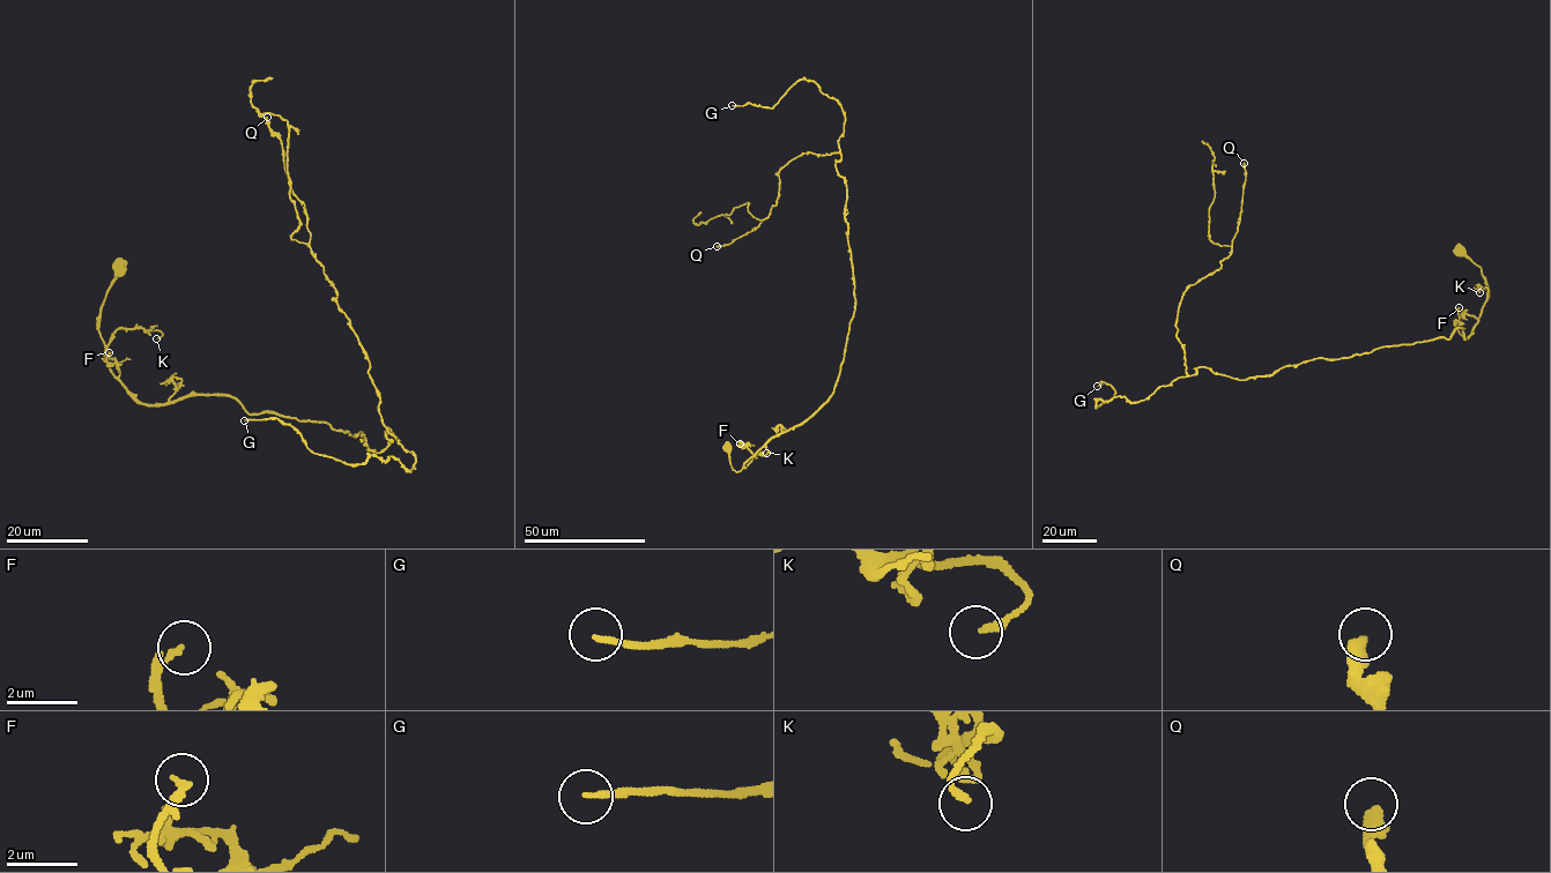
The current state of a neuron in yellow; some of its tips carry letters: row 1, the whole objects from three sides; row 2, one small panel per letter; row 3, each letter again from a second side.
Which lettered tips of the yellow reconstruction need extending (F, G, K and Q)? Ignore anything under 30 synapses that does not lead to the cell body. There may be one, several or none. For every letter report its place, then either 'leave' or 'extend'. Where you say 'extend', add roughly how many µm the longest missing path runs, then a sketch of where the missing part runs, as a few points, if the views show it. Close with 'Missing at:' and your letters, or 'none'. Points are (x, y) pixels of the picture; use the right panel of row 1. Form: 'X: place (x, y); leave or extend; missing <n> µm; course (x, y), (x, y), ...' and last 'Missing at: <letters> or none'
F: place (1459, 307); leave
G: place (1097, 386); extend; missing 70 µm; course (1097, 386), (1089, 390), (1115, 418), (1115, 426), (1097, 453), (1114, 462), (1120, 449), (1118, 434), (1112, 435)
K: place (1479, 292); leave
Q: place (1244, 163); leave
Missing at: G

